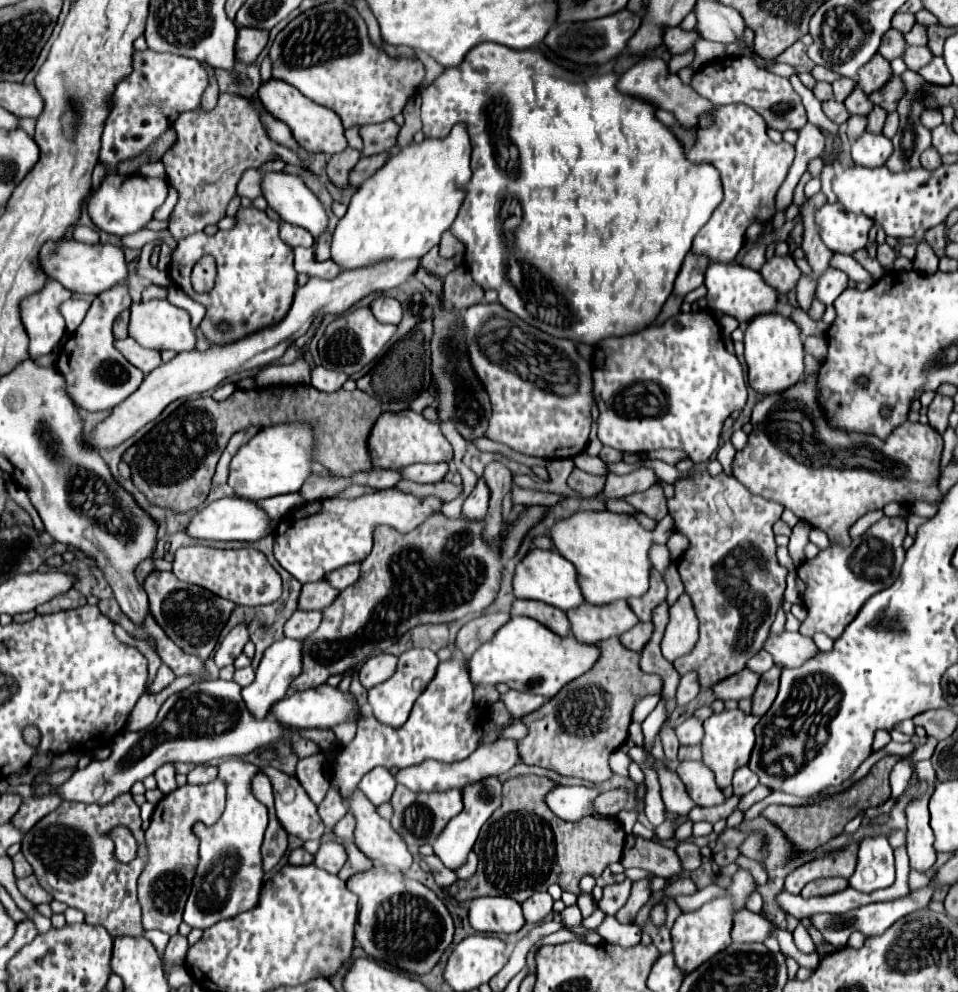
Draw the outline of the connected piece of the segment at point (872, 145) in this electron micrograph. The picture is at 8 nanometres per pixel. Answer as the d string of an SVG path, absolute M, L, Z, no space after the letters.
M864 133L852 143L852 159L862 167L880 167L892 155L892 141L884 135Z

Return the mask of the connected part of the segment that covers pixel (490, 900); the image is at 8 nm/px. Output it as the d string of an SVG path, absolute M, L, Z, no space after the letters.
M478 897L468 907L470 925L482 933L516 933L524 927L520 903L510 897Z

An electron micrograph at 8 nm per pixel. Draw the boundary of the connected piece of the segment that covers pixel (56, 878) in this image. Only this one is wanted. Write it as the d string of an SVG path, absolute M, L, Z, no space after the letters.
M118 795L108 805L84 805L84 803L60 803L58 809L40 819L22 839L22 853L32 865L38 883L58 901L68 907L84 911L86 923L102 925L112 937L142 935L140 903L136 897L136 881L144 867L144 857L136 857L130 863L118 863L114 859L114 845L108 833L124 825L132 831L136 841L144 845L144 831L140 819L140 807L132 795Z

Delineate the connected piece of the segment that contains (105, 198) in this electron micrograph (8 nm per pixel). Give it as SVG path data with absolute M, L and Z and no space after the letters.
M106 175L96 191L88 195L86 209L96 227L114 235L128 235L140 231L154 215L154 211L166 201L168 183L164 179L146 179L142 175Z

